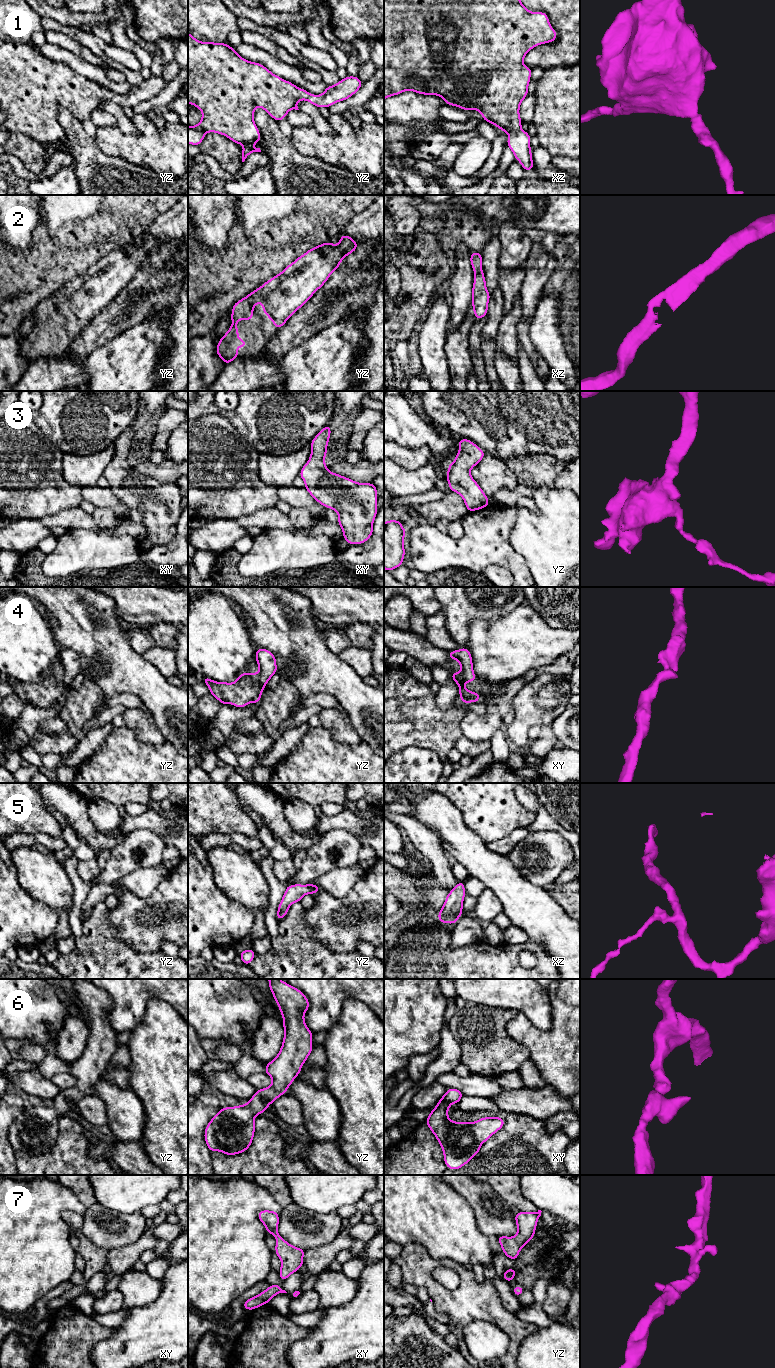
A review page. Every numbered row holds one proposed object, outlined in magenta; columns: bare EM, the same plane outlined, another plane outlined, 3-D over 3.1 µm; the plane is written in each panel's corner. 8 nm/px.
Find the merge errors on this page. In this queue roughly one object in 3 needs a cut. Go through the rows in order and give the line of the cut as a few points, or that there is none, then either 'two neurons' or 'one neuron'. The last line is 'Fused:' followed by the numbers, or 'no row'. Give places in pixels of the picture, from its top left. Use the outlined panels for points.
1: no cut; one neuron
2: no cut; one neuron
3: no cut; one neuron
4: cut in yz along (257, 673), (257, 682), (263, 688); two neurons
5: no cut; one neuron
6: no cut; one neuron
7: no cut; one neuron
Fused: 4

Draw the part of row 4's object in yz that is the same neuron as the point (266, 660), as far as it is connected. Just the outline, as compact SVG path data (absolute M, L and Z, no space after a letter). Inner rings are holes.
M259 648L255 653L255 660L259 666L258 683L264 689L271 677L277 673L276 658L271 651Z

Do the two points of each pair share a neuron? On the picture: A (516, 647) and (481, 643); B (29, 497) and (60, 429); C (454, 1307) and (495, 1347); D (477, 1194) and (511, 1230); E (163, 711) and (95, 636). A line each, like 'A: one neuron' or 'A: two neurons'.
A: one neuron
B: two neurons
C: two neurons
D: one neuron
E: one neuron

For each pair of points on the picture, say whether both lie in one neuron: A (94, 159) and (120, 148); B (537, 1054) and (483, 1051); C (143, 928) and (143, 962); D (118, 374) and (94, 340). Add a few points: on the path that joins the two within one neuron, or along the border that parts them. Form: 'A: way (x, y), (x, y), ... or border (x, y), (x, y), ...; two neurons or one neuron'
A: border (95, 138), (105, 154), (128, 161); two neurons
B: border (511, 1039), (521, 1043), (527, 1049), (529, 1058); two neurons
C: border (123, 941), (136, 951), (149, 953); two neurons
D: border (119, 333), (91, 351), (84, 358); two neurons

